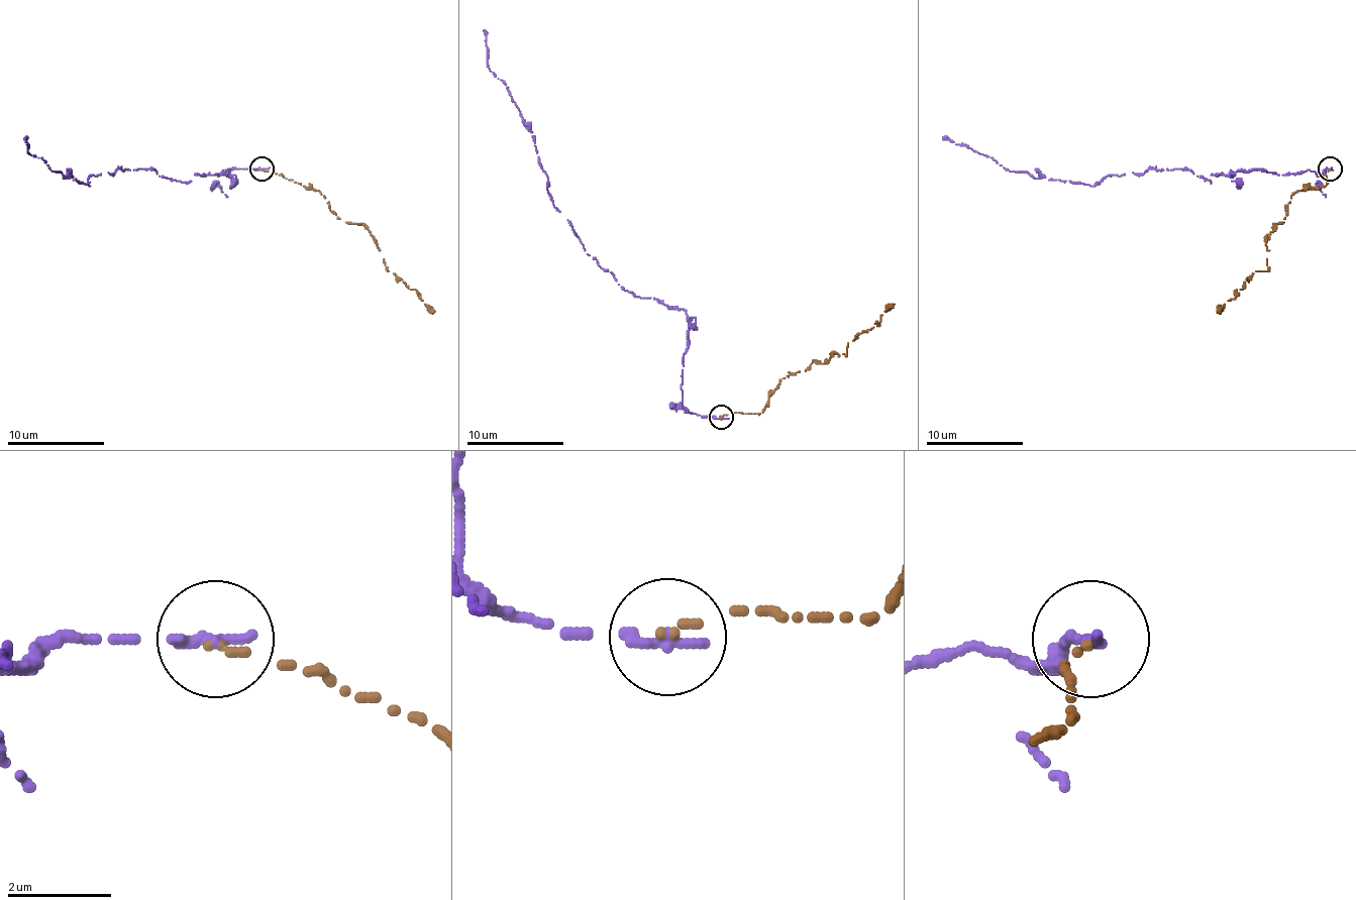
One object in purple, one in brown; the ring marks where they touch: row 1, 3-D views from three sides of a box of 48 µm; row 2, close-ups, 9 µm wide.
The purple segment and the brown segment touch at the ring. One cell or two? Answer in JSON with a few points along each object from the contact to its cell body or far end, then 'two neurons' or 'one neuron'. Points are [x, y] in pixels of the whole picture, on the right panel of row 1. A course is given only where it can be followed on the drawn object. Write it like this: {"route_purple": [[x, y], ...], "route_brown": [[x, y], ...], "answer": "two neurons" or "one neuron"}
{"route_purple": [[1330, 170], [1249, 170], [1210, 182], [1163, 170], [1092, 186], [1006, 170], [942, 137]], "route_brown": [[1330, 170], [1327, 184], [1295, 191], [1283, 223], [1276, 223], [1266, 242], [1268, 269], [1251, 273], [1218, 313]], "answer": "two neurons"}

